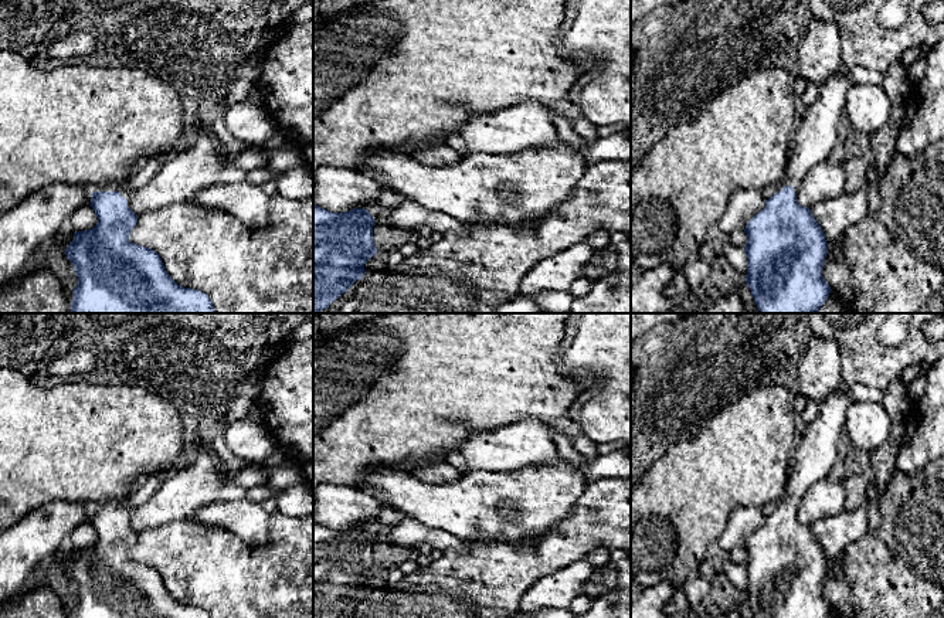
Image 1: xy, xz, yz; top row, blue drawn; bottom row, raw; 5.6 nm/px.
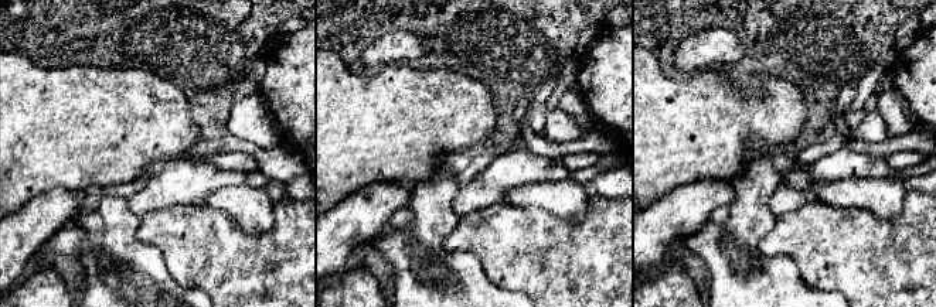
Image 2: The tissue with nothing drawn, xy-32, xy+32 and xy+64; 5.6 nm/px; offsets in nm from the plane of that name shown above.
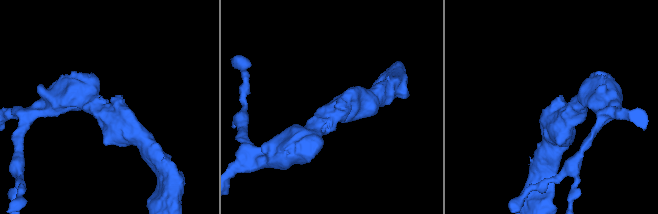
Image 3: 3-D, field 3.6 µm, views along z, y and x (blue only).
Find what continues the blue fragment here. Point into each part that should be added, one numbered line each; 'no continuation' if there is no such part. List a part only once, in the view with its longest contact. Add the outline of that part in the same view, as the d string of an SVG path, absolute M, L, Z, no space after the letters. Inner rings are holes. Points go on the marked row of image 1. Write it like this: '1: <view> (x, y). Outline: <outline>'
1: xy (124, 192). Outline: M126 180L120 183L108 183L108 184L95 186L91 189L91 191L119 191L120 196L126 198L128 207L130 207L130 196L133 194L133 191L125 189L122 186L123 183L126 183Z

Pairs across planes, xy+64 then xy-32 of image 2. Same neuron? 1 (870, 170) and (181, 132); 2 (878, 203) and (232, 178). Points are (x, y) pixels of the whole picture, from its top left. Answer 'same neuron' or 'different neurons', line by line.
1: different neurons
2: different neurons

